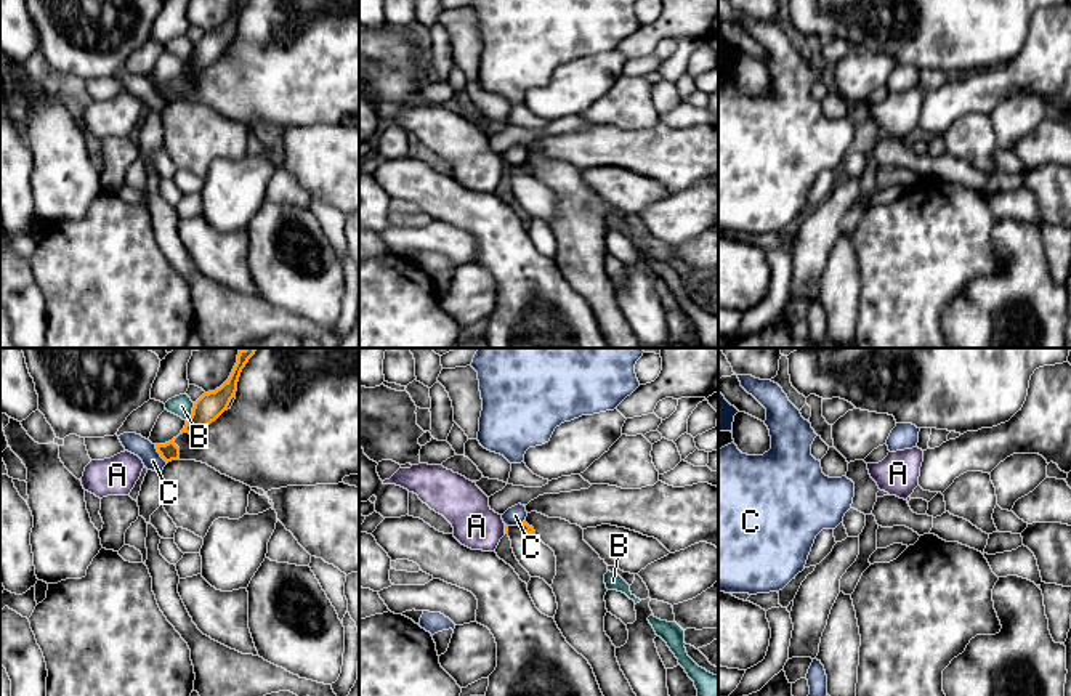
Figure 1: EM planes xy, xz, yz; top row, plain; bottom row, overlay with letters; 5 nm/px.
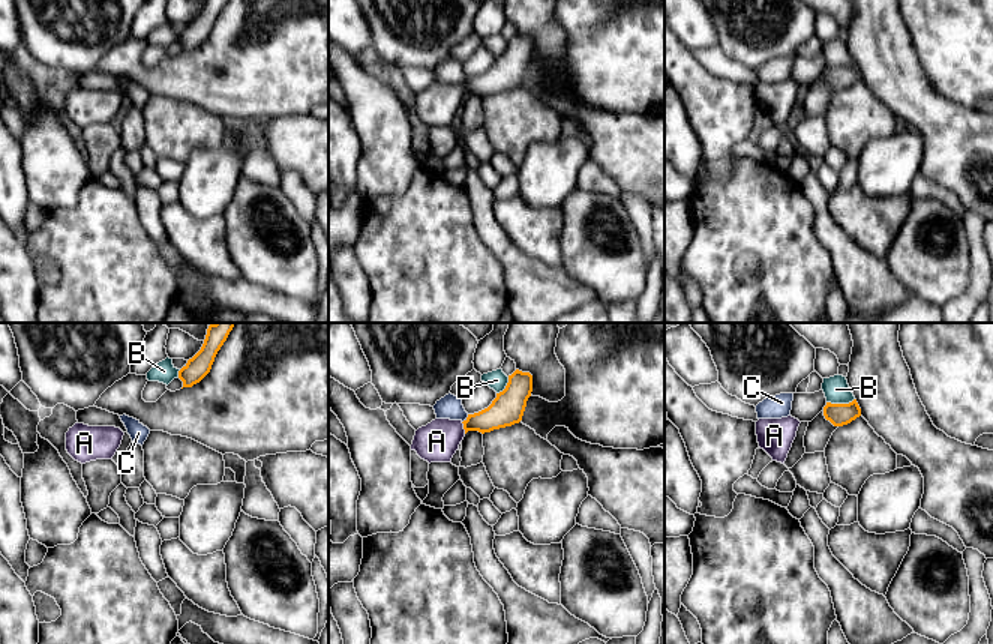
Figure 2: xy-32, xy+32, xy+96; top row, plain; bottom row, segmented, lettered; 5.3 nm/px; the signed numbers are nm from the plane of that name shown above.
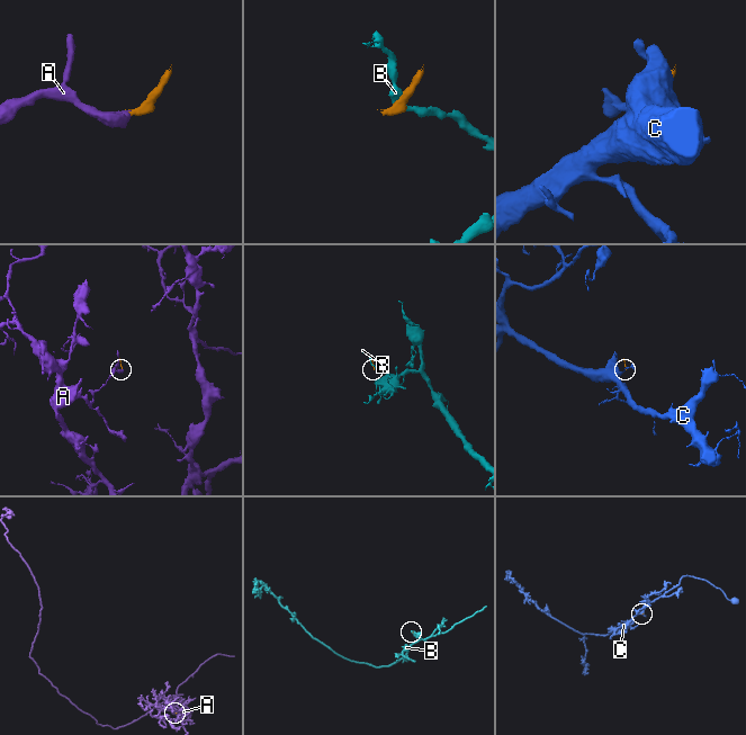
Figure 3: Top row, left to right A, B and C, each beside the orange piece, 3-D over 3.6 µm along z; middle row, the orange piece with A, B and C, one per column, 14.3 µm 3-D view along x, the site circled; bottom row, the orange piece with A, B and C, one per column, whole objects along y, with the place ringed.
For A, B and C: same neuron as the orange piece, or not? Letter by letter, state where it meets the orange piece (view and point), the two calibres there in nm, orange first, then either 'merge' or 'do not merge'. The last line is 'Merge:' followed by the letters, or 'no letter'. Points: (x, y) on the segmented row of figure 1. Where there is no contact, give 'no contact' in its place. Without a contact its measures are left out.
A: xz (505, 530) | 20/220 nm | merge
B: xy (193, 412) | 140/110 nm | do not merge
C: xy (159, 453) | 90/100 nm | do not merge
Merge: A

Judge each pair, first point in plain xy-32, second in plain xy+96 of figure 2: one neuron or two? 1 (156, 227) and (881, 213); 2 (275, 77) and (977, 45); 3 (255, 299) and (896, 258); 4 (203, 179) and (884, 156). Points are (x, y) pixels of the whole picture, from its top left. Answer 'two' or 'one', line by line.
1: two
2: one
3: two
4: one

